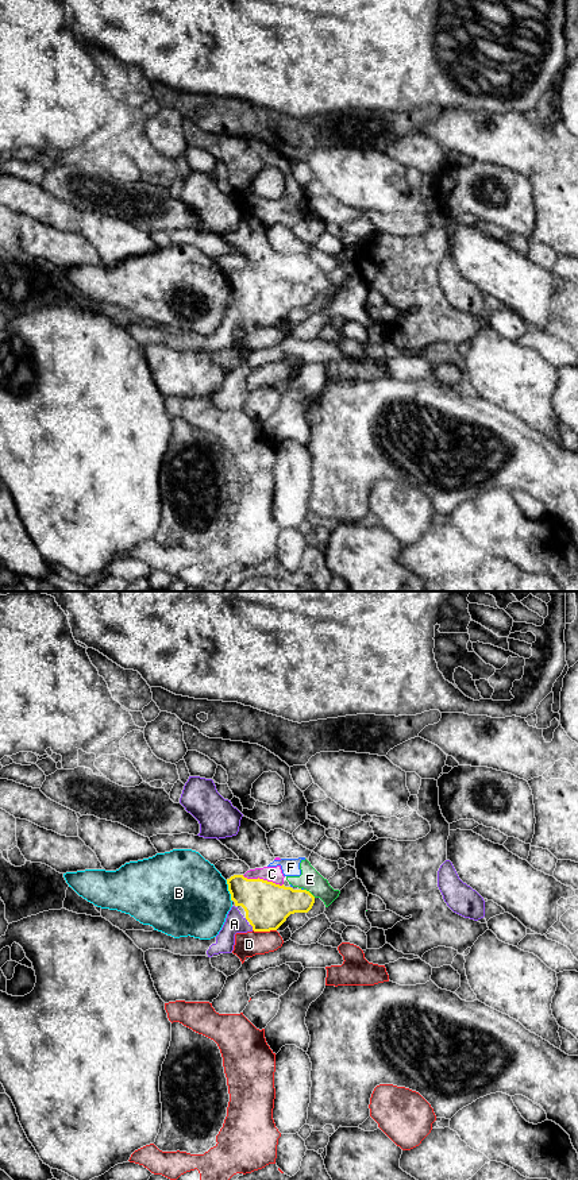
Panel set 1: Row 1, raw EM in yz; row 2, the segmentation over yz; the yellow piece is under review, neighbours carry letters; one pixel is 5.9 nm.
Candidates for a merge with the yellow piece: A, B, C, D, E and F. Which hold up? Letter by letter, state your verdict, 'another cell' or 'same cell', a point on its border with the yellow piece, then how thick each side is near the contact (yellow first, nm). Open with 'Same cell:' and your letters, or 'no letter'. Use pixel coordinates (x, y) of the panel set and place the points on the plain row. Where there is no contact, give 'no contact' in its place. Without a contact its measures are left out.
Same cell: no letter
A: another cell | yz (251, 320) | 280/120 nm
B: another cell | yz (228, 285) | 280/460 nm
C: another cell | yz (262, 274) | 280/100 nm
D: another cell | yz (265, 326) | 280/150 nm
E: another cell | yz (308, 286) | 260/130 nm
F: another cell | yz (300, 284) | 280/20 nm

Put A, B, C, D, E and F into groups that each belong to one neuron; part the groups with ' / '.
A / B / C E F / D

